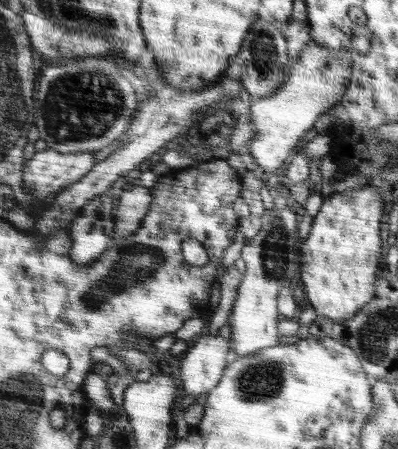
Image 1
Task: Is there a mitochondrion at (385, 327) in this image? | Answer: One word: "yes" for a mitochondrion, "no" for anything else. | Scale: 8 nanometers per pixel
yes

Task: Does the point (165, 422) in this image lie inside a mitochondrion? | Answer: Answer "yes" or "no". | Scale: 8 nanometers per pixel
no

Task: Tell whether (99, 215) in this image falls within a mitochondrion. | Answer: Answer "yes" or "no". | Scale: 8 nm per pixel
no

